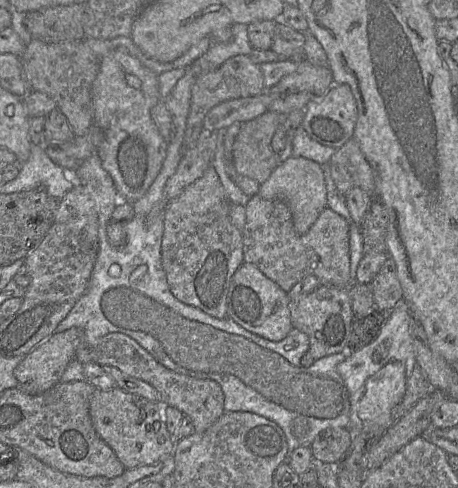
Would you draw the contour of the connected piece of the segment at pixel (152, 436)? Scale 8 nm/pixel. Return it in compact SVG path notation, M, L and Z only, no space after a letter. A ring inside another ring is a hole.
M115 387L107 391L96 389L90 399L89 413L97 434L111 447L126 470L155 464L173 454L176 443L166 429L163 407L165 406L158 401L152 402Z

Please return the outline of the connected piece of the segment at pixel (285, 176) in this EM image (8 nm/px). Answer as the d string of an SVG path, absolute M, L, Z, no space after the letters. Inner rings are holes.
M289 157L280 163L262 184L258 194L266 200L283 200L289 207L295 231L306 234L327 207L327 191L320 164L303 157Z

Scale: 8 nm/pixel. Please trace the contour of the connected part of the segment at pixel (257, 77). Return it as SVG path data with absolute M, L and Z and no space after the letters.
M236 55L219 69L224 75L237 79L241 86L241 98L257 96L265 91L260 65L254 63L249 55Z

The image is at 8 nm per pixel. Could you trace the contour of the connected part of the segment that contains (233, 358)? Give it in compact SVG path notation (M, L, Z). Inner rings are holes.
M172 125L171 140L166 143L162 169L147 193L133 203L134 217L123 226L127 234L125 245L115 248L109 243L106 232L98 235L98 254L88 289L58 324L55 332L78 328L85 338L85 344L90 348L108 333L123 333L133 338L167 369L193 378L217 382L224 394L224 411L250 412L275 422L286 436L288 456L299 447L310 446L322 431L335 427L348 428L349 394L337 372L337 365L347 358L348 351L324 356L311 365L304 366L302 360L309 350L309 338L300 330L293 327L283 340L270 341L245 330L229 317L218 319L194 306L184 304L171 293L161 263L165 211L162 198L165 185L175 173L182 155L183 136L178 131L173 131ZM140 266L145 266L147 272L140 280L134 280L133 272Z

